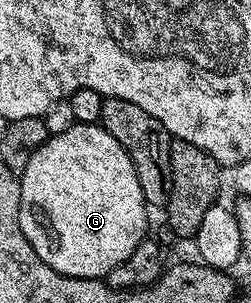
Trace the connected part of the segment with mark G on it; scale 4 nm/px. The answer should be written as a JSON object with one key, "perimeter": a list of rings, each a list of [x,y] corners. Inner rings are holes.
{"perimeter":[[[73,122],[71,129],[58,135],[49,136],[45,140],[45,144],[31,157],[31,161],[27,161],[19,178],[21,181],[19,225],[23,229],[23,237],[27,237],[31,249],[35,249],[35,253],[44,263],[51,265],[51,269],[55,269],[67,277],[105,279],[111,273],[111,269],[115,269],[115,265],[119,265],[119,261],[127,261],[127,257],[131,257],[131,253],[135,253],[135,245],[139,245],[147,238],[148,231],[145,230],[149,227],[148,213],[150,214],[150,212],[147,210],[147,204],[143,197],[143,189],[139,189],[139,177],[135,173],[135,165],[131,161],[131,157],[127,157],[127,149],[123,149],[123,145],[119,145],[119,141],[115,141],[115,137],[111,137],[111,133],[107,133],[107,129],[102,127],[100,123]]]}

